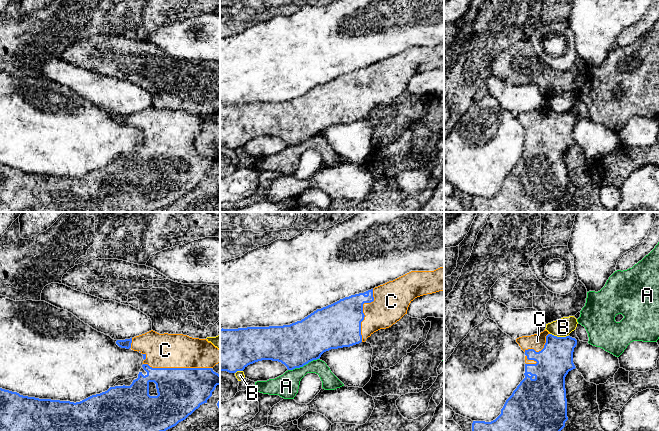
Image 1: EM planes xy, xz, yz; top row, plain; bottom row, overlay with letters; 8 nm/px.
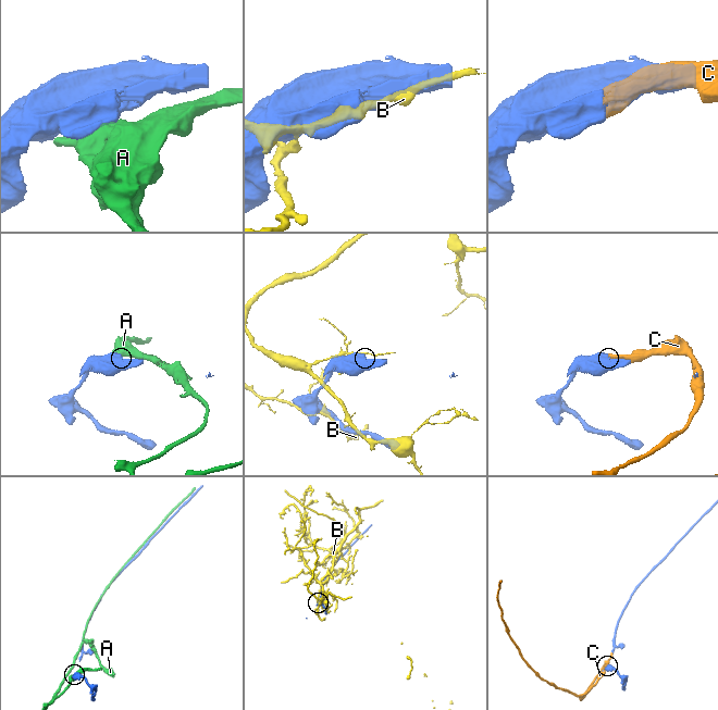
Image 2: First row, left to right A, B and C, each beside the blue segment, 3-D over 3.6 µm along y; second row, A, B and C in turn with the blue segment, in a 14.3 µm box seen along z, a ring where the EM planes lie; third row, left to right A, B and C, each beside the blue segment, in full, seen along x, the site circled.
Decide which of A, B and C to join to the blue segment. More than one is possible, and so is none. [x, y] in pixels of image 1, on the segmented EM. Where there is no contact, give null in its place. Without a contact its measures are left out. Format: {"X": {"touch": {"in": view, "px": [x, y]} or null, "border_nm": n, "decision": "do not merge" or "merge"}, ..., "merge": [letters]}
{"A": {"touch": {"in": "xz", "px": [303, 365]}, "border_nm": 260, "decision": "do not merge"}, "B": {"touch": {"in": "yz", "px": [559, 337]}, "border_nm": 150, "decision": "do not merge"}, "C": {"touch": {"in": "xy", "px": [177, 368]}, "border_nm": 550, "decision": "merge"}, "merge": ["C"]}

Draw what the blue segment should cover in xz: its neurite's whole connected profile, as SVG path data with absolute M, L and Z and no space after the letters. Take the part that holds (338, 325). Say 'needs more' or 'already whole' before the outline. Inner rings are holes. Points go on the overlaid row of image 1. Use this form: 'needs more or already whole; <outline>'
needs more; M444 266L434 271L411 271L393 281L375 287L364 293L351 295L339 301L317 309L301 321L290 325L269 327L247 327L238 329L220 329L220 371L236 373L248 365L262 360L278 361L288 370L303 367L331 349L350 347L365 342L374 332L391 327L407 314L410 303L417 297L444 290Z

